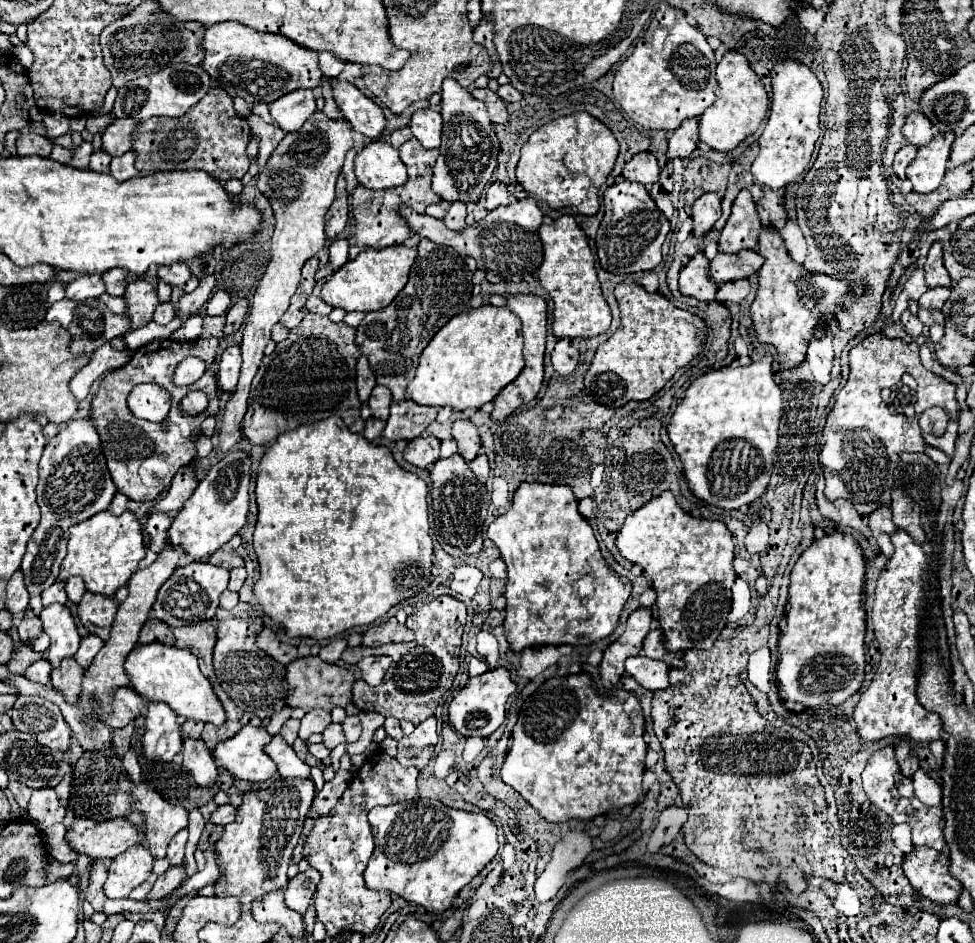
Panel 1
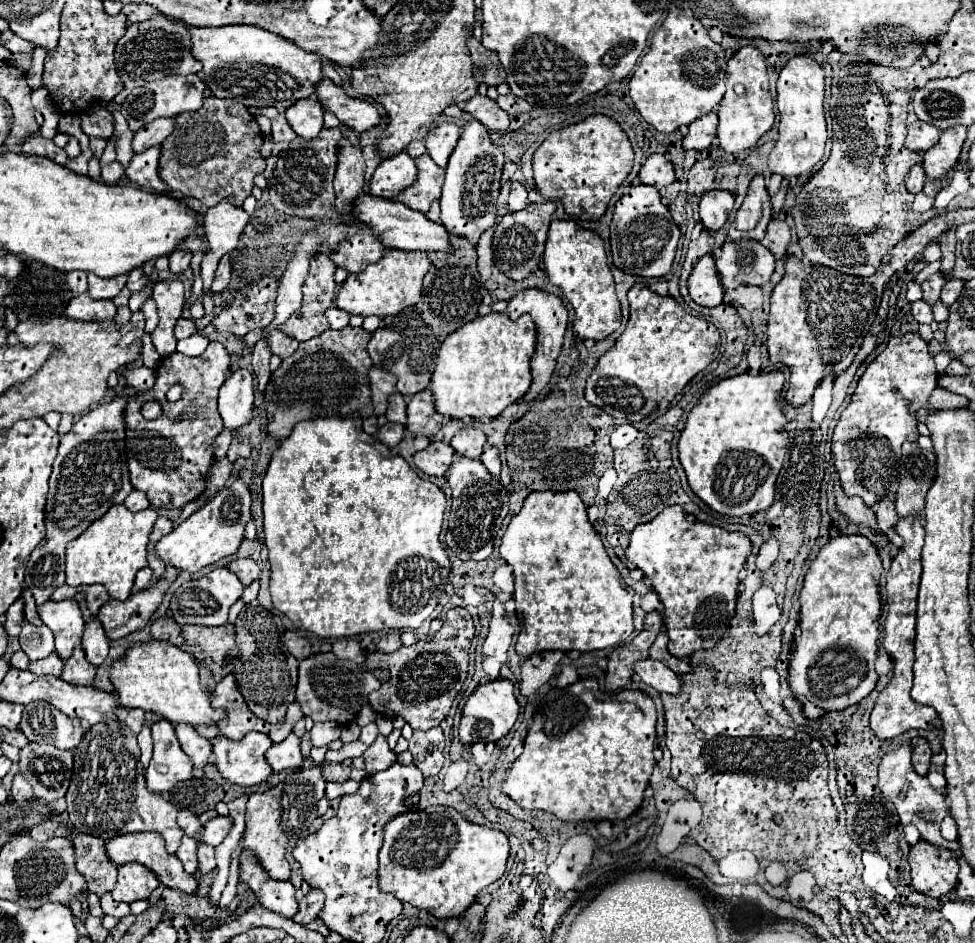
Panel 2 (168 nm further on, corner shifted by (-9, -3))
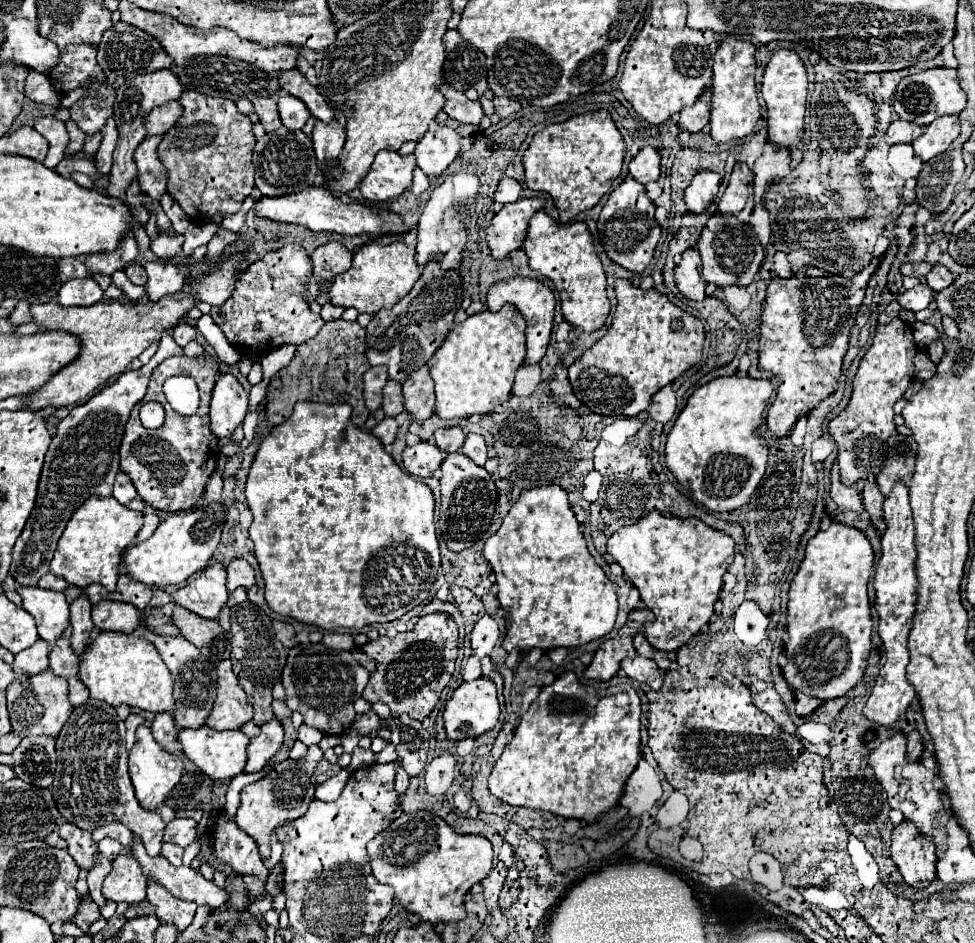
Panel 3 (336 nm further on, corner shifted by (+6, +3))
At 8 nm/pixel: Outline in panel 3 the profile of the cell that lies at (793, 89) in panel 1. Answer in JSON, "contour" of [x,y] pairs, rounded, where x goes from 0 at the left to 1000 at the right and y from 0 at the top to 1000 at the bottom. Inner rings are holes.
{"contour":[[[798,52],[784,73],[779,97],[788,116],[788,152],[798,158],[821,156],[825,143],[825,109],[829,97],[827,71],[823,63],[810,52]]]}

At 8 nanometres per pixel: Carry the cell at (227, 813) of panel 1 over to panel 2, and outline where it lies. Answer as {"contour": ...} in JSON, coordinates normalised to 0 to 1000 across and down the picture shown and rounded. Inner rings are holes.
{"contour":[[[221,866],[212,873],[208,873],[208,881],[204,883],[204,892],[208,892],[210,896],[216,896],[216,898],[223,898],[235,883],[237,879],[237,866]]]}

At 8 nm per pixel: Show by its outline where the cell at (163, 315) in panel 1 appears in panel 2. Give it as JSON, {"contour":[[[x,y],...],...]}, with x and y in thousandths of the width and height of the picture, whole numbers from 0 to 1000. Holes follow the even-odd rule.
{"contour":[[[186,336],[182,340],[182,347],[179,347],[179,357],[182,359],[190,359],[190,357],[196,357],[200,353],[202,353],[202,347],[200,347],[200,343],[196,338],[188,338]]]}

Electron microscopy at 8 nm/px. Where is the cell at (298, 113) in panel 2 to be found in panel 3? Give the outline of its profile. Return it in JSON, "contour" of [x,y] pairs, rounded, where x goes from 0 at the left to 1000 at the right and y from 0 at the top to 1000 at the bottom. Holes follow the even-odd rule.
{"contour":[[[295,99],[285,103],[285,120],[291,135],[295,137],[310,137],[312,130],[318,126],[318,118],[314,116],[314,111],[306,103]]]}

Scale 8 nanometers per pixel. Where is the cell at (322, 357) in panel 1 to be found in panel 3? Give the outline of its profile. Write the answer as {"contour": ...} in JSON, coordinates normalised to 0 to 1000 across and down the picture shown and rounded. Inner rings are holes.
{"contour":[[[336,340],[328,353],[316,364],[304,368],[302,381],[295,389],[287,391],[283,398],[287,400],[287,410],[275,408],[271,423],[271,440],[277,451],[291,449],[299,432],[306,425],[322,425],[322,427],[357,427],[361,432],[361,449],[373,453],[379,442],[379,436],[373,429],[371,421],[371,396],[379,389],[373,376],[373,357],[375,349],[363,340]]]}

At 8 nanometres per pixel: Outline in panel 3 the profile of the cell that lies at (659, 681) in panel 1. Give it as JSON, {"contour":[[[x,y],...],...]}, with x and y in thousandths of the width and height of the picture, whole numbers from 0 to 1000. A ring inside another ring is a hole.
{"contour":[[[652,695],[650,699],[640,699],[636,705],[638,705],[638,709],[642,712],[642,716],[646,720],[650,720],[654,724],[663,724],[671,733],[675,733],[679,729],[681,712],[669,699],[663,699],[663,697]]]}

